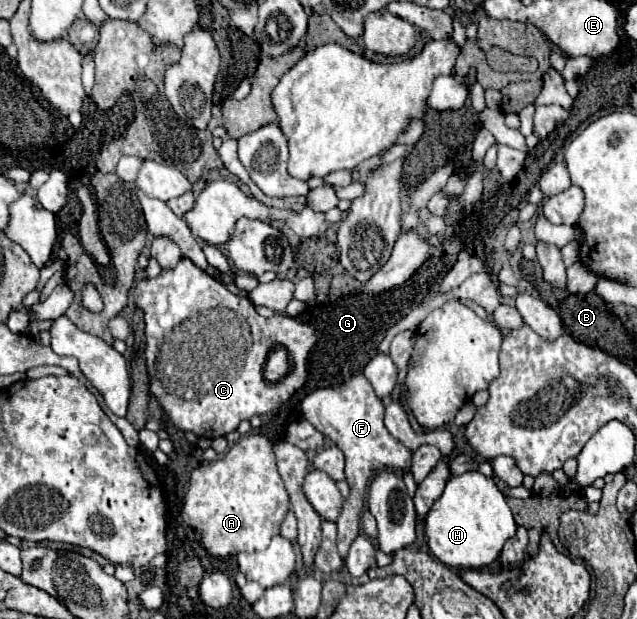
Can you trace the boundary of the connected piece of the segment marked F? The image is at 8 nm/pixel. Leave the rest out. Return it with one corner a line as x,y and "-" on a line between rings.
363,373
353,375
341,385
317,389
317,393
311,393
303,399
301,411
305,419
321,431
327,439
331,439
345,455
345,481
349,483
349,497
343,503
343,513
337,519
337,547
341,557
347,555
349,545
359,533
359,515
365,503
365,491
369,479
375,475
375,471
393,469
393,471
409,471
413,451
407,449
399,439
395,439
385,423
385,407
383,401
375,395
371,383
363,377

